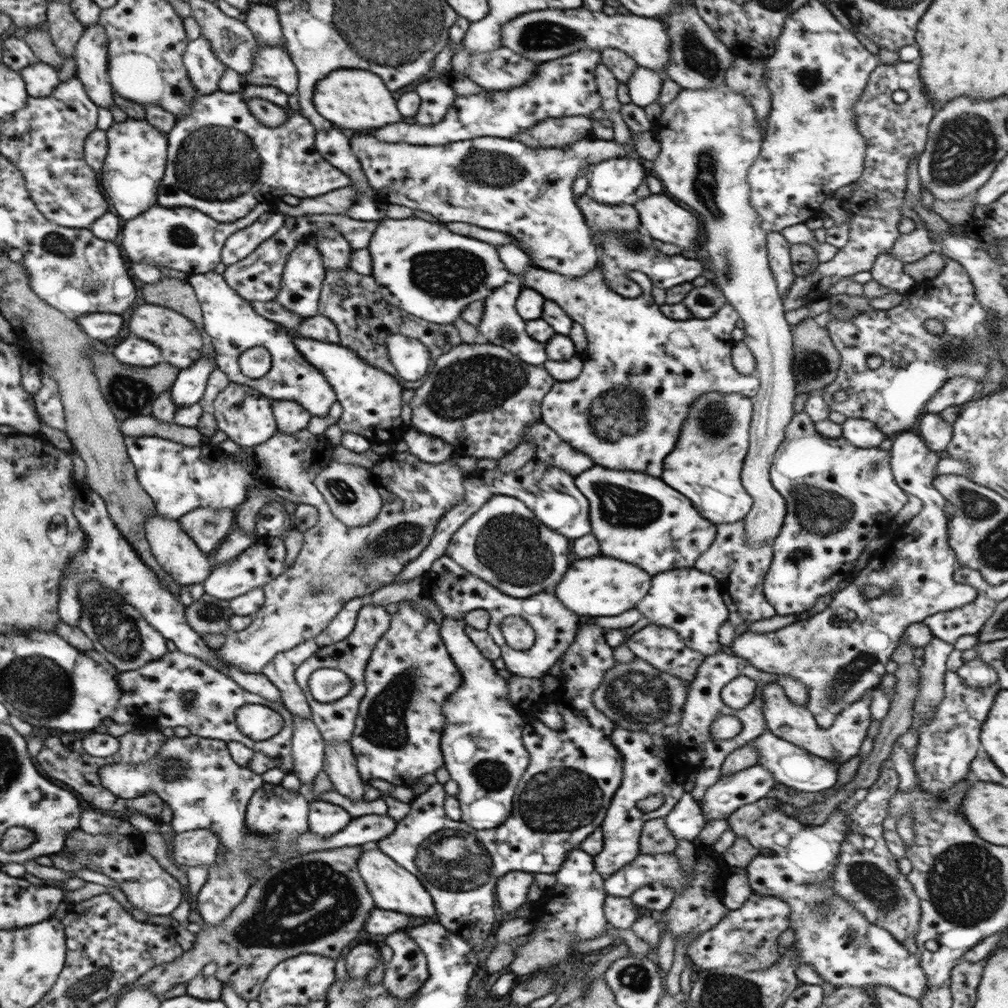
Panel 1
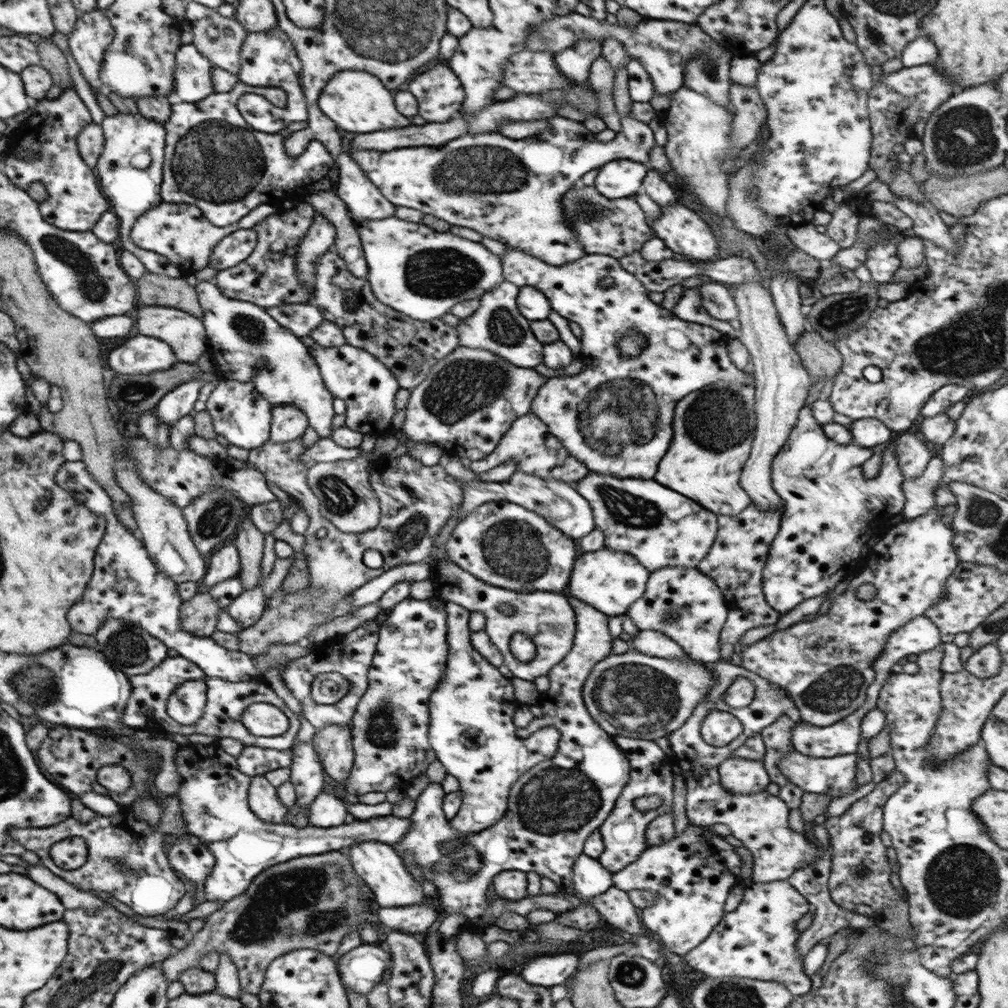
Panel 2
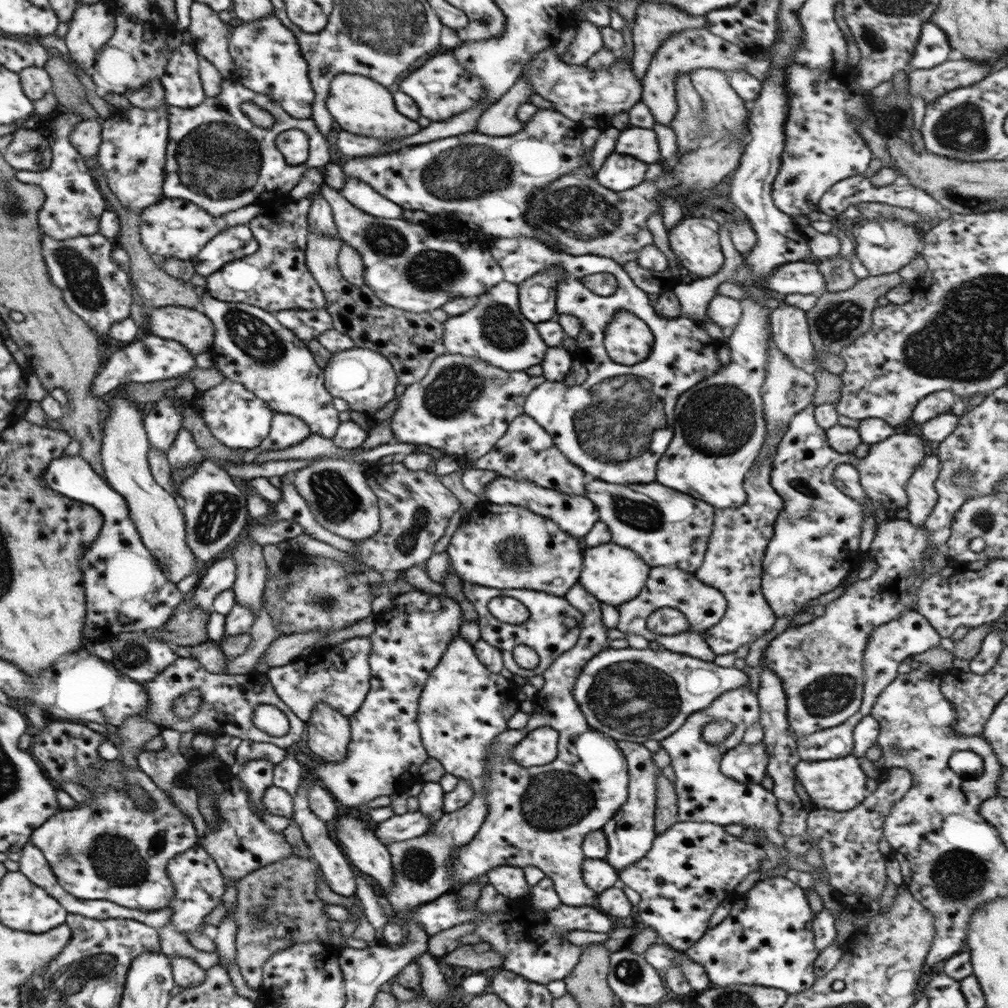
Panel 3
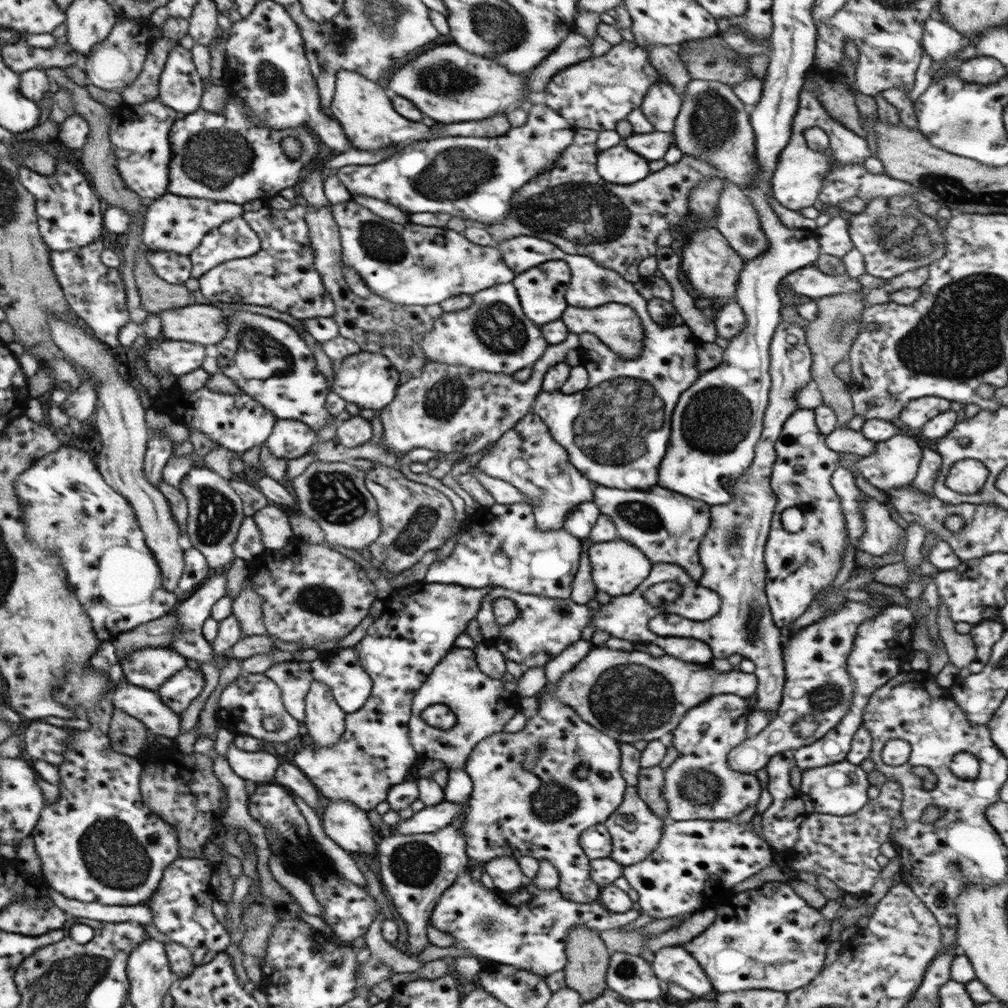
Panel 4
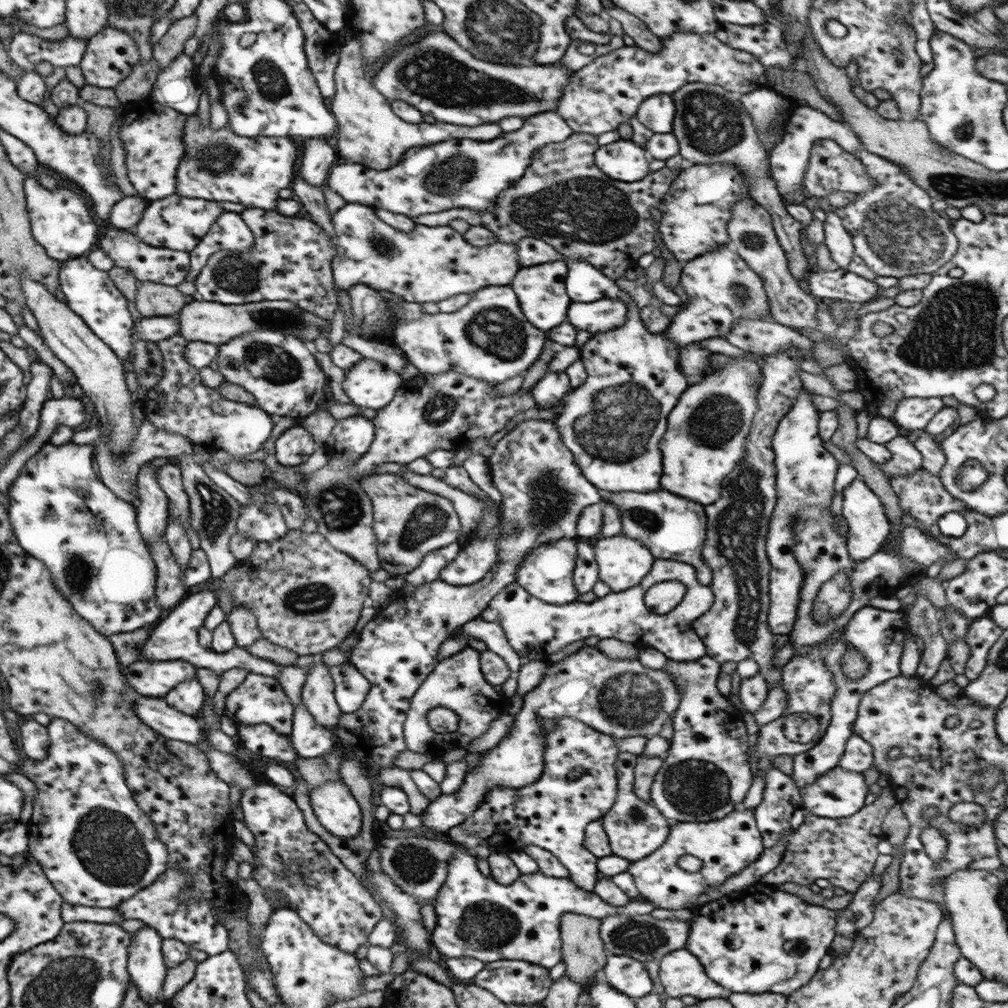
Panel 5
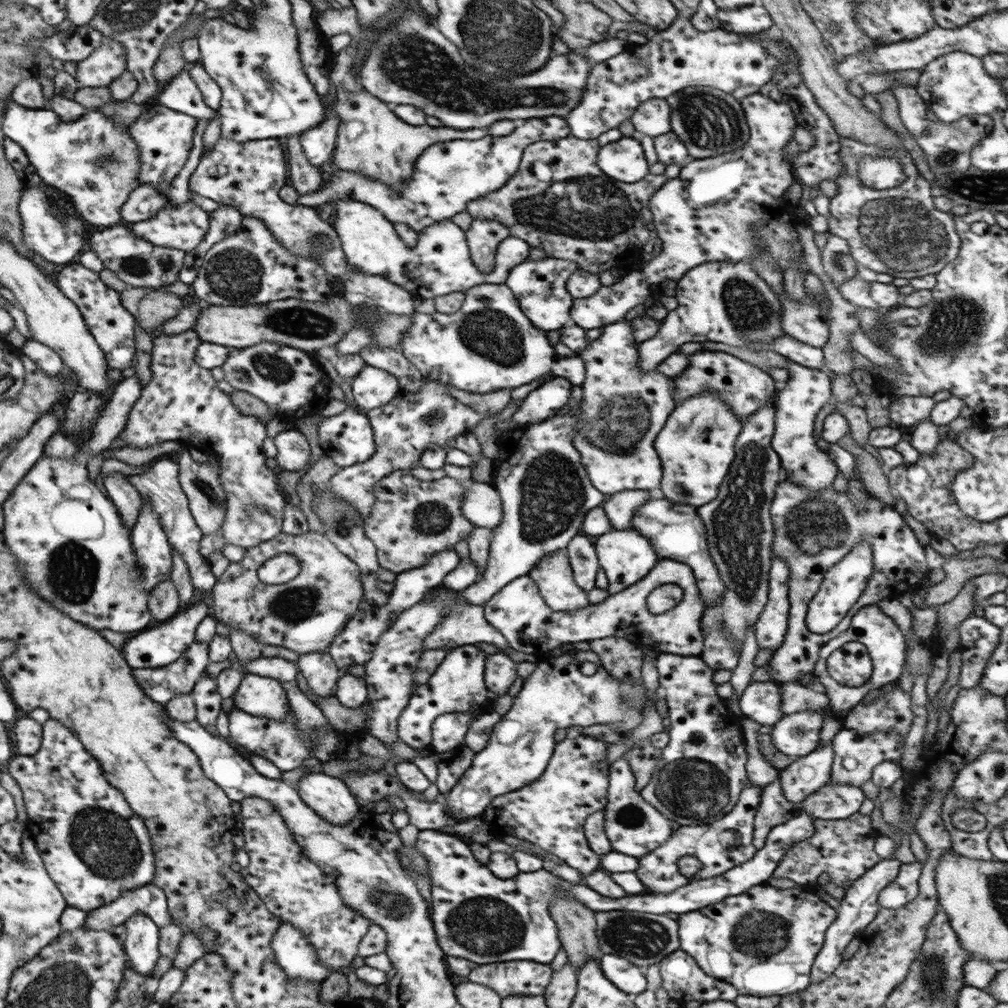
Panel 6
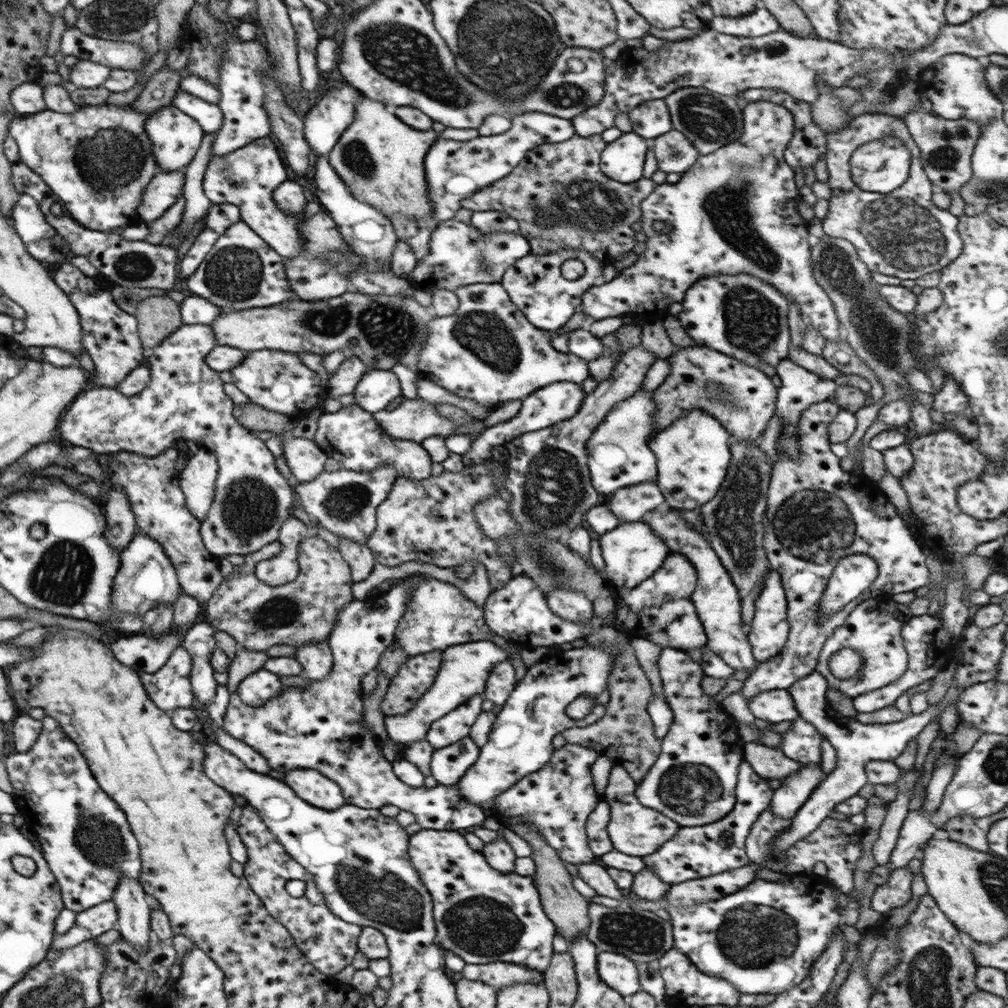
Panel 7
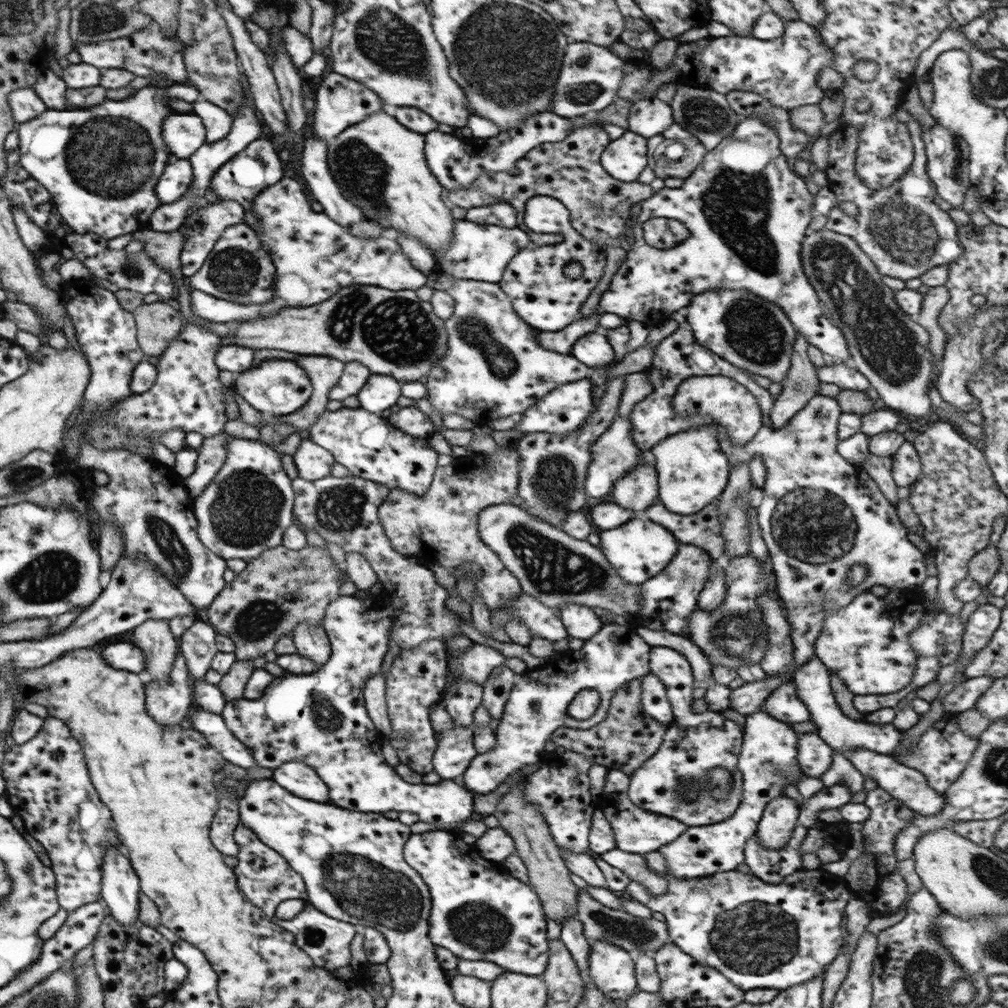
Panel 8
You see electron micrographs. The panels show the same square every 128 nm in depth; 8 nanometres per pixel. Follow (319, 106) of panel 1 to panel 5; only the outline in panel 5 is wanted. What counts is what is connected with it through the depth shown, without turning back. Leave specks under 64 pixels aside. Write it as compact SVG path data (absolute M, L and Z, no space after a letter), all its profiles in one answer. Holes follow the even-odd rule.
M357 37L345 38L338 41L338 61L336 62L333 80L335 92L329 106L331 114L336 120L335 138L332 145L339 161L347 161L352 164L361 164L373 170L385 170L399 162L401 154L407 148L413 146L427 146L441 140L451 138L469 138L469 140L493 140L501 134L498 126L493 124L480 124L477 126L453 126L453 124L405 124L399 120L389 108L387 100L369 84L367 78L363 78L362 54L360 40ZM389 152L389 154L387 154ZM389 158L389 160L387 160Z

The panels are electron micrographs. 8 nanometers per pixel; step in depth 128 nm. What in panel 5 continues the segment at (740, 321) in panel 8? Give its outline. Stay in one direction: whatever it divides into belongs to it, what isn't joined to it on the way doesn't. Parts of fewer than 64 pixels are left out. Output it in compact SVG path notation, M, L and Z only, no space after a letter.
M720 244L681 265L681 285L688 303L670 317L664 336L683 347L706 338L724 338L738 318L761 319L770 312L762 280L730 245Z

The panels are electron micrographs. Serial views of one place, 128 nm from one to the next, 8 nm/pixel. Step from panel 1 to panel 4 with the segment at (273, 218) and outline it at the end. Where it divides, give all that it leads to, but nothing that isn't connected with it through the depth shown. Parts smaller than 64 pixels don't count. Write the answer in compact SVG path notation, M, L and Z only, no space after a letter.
M240 216L236 219L228 220L227 223L220 224L215 230L204 234L199 246L188 255L192 266L190 277L198 279L210 268L216 267L220 262L251 256L259 250L259 247L260 240L258 236Z

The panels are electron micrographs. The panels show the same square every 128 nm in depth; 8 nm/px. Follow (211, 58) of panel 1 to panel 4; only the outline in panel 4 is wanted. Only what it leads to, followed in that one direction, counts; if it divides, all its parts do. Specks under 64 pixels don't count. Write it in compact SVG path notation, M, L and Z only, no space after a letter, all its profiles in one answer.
M175 44L159 75L155 100L179 114L191 114L199 109L202 91L201 78L192 63L190 51Z

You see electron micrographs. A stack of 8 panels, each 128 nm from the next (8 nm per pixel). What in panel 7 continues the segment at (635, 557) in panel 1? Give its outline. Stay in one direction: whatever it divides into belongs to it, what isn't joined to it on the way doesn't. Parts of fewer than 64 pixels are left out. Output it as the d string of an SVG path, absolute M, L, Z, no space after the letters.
M665 508L663 512L653 510L651 520L645 520L653 532L661 537L662 543L668 548L668 552L684 554L687 560L696 570L696 587L690 596L694 604L697 616L701 621L706 635L706 645L711 652L714 652L727 666L735 670L754 670L758 663L750 651L750 645L746 636L741 632L740 621L740 598L738 590L733 581L729 578L729 573L723 568L720 560L715 556L715 551L708 545L707 539L699 532L685 526L685 521L676 515L677 510Z

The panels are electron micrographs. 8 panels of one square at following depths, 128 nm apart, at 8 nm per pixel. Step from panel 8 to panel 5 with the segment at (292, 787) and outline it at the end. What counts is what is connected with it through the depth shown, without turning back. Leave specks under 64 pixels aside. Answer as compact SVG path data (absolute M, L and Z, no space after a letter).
M323 783L309 789L310 807L321 826L335 838L355 838L361 825L359 806L343 783Z

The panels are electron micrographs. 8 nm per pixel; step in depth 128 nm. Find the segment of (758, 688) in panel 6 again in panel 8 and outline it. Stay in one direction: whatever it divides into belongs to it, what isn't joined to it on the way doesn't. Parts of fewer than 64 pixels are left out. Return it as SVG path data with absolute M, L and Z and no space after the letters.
M794 682L781 684L763 701L761 711L782 723L810 720L807 707L797 698Z

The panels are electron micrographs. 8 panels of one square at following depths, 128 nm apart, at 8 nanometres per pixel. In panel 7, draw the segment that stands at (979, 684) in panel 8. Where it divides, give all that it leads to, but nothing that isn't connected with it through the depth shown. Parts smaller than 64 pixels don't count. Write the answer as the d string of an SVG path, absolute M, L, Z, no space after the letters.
M813 670L809 674L796 680L788 686L787 692L791 695L795 710L798 716L808 722L815 730L827 740L833 747L837 762L835 768L819 781L819 784L811 791L807 800L796 810L793 818L790 819L792 825L786 830L782 830L777 837L773 838L773 854L782 854L795 842L803 840L809 836L817 825L832 812L832 808L837 806L849 796L857 794L863 784L867 783L863 765L868 760L888 760L892 761L901 754L909 740L915 738L930 720L936 718L947 704L955 704L958 696L963 692L962 686L951 686L946 690L941 702L928 707L918 715L909 715L899 722L889 724L861 724L854 718L846 718L830 707L826 701L826 690L828 684L817 671Z

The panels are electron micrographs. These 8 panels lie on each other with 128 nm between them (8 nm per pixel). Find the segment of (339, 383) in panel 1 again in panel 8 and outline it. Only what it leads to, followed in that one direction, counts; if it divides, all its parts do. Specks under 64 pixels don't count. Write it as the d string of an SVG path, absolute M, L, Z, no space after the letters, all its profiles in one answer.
M370 374L357 393L359 408L366 412L381 415L391 408L400 396L399 382L389 376Z

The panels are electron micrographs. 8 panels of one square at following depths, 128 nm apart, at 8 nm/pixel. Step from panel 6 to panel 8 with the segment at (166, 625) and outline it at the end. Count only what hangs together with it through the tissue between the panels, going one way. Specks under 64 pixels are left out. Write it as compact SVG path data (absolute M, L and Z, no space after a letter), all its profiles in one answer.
M115 642L105 646L100 651L105 664L117 670L125 670L143 675L144 656L141 650L135 647L132 643Z

